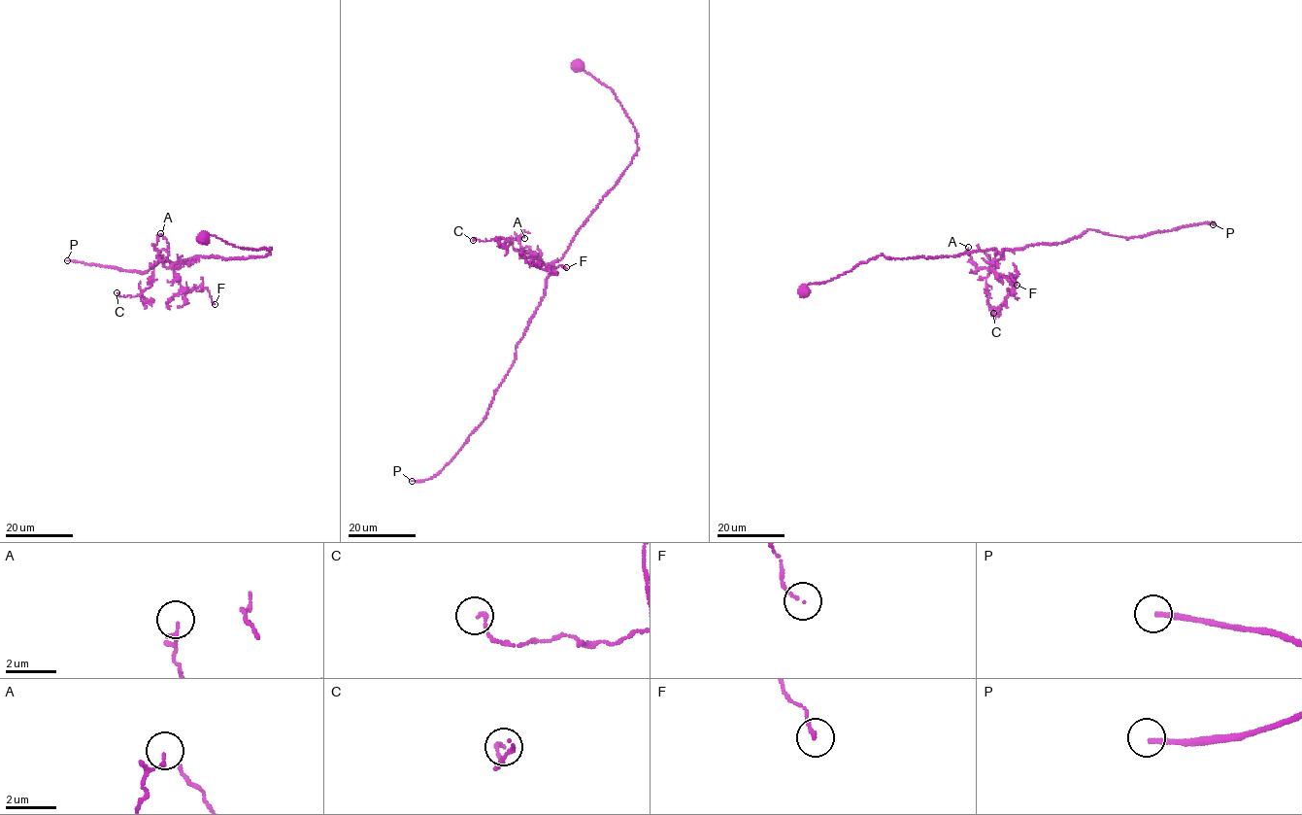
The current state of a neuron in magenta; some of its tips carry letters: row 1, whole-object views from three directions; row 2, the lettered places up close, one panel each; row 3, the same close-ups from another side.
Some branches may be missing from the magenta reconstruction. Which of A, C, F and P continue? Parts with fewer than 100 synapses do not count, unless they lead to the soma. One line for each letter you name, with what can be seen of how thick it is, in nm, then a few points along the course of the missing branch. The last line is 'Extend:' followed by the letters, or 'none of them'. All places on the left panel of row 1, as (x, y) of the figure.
P: 180 nm
Extend: P

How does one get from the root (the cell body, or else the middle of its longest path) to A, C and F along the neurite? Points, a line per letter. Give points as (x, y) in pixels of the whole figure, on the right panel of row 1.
A: (802, 291), (881, 254), (933, 258), (993, 249), (1002, 255), (991, 272), (977, 266), (968, 247)
C: (802, 291), (881, 254), (933, 258), (993, 249), (1002, 255), (986, 278), (993, 313)
F: (802, 291), (881, 254), (993, 249), (1002, 255), (994, 271), (1017, 276), (1009, 273), (1017, 285)

